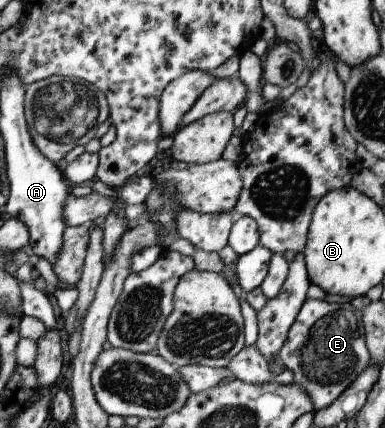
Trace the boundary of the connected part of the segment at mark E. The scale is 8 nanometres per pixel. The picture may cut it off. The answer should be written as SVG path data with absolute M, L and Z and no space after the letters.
M304 299L276 356L283 368L292 373L293 383L312 401L313 411L331 405L369 363L363 334L361 311L354 310L350 303Z

